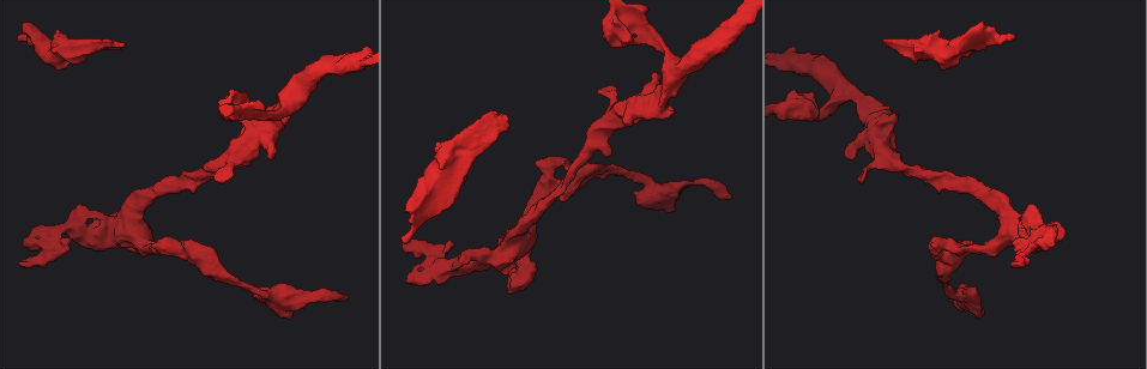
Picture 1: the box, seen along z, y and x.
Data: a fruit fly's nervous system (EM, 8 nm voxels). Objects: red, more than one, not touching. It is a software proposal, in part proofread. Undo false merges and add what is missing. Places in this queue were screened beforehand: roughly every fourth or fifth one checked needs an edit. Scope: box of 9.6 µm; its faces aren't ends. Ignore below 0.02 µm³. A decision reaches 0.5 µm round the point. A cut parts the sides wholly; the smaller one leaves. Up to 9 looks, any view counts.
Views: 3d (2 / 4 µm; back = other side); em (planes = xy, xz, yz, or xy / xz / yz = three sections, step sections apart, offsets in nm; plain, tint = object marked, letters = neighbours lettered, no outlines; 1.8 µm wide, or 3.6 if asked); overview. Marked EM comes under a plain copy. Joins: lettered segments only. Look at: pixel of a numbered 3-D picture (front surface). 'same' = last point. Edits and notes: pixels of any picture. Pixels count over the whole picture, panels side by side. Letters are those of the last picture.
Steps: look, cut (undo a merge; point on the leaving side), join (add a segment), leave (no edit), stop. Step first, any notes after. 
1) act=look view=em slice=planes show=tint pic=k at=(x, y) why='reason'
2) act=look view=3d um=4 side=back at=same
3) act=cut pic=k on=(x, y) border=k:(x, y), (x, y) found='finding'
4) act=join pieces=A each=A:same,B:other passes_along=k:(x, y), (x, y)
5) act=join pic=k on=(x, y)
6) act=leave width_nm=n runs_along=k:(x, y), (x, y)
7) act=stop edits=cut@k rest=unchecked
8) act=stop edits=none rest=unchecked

act=look view=3d um=2 pic=1 at=(614, 115) why='sharp bend'

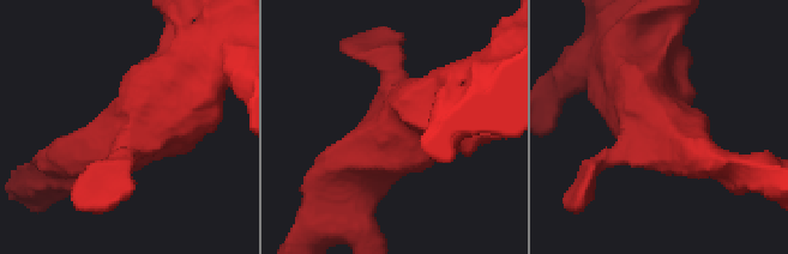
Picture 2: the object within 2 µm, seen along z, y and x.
act=look view=em slice=planes show=letters pic=2 at=(661, 126)

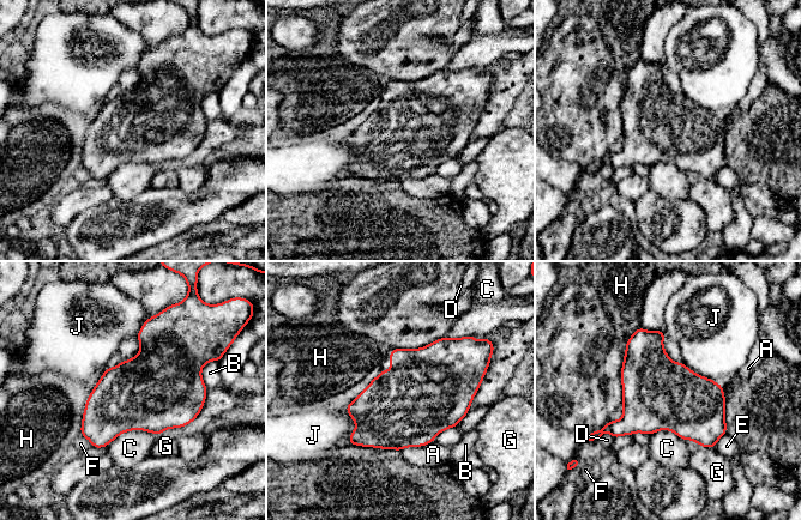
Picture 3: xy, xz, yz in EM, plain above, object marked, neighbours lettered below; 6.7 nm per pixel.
act=leave each=A:other,B:other,C:other,D:other,E:other,F:other,G:other,H:other,J:other border=3:(158, 434), (126, 430), (106, 446) found='all the same neuron'

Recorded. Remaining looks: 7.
act=look view=em slice=planes show=letters pic=1 at=(935, 258) why='free end'

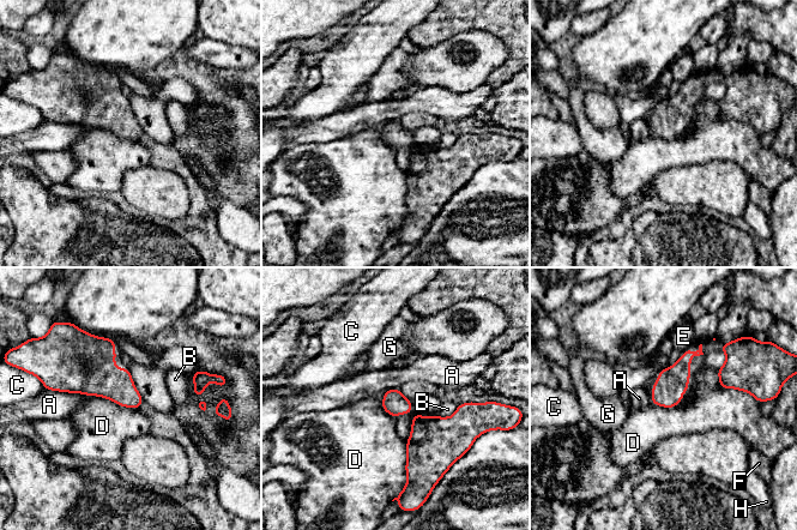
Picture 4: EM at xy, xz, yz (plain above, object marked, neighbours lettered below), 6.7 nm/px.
act=leave longest_contact=D:360nm each=A:other,B:other,C:other,D:other,E:other,F:other,G:other,H:other border=4:(86, 395), (138, 409) found='no lettered segment goes on from it'

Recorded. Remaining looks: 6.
act=look view=3d um=4 side=back pic=1 at=(521, 248) why='sharp bend'

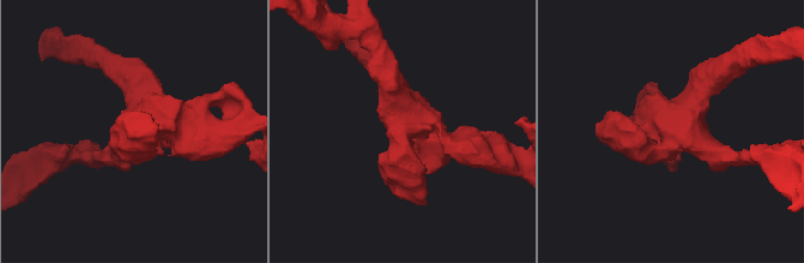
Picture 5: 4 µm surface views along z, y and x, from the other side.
act=look view=em slice=yz step=16 show=tint pic=5 at=(671, 145)

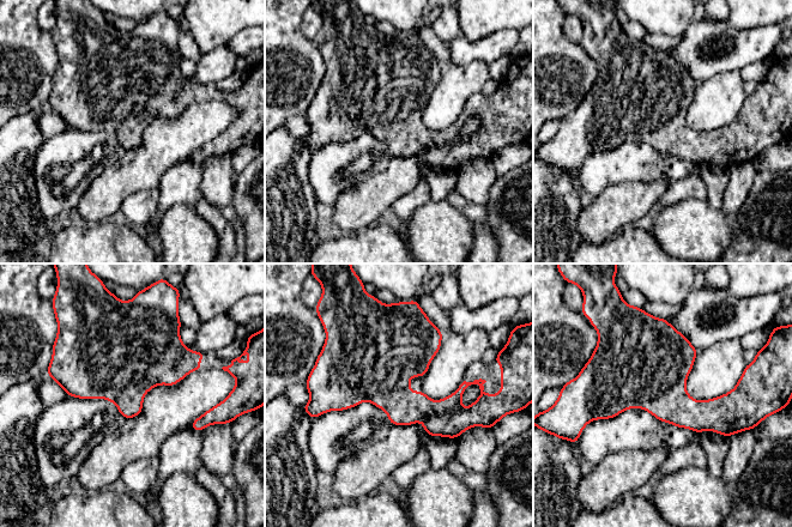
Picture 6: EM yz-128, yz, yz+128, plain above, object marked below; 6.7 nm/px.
act=look view=em slice=yz step=16 show=letters at=same why='what lies round it'

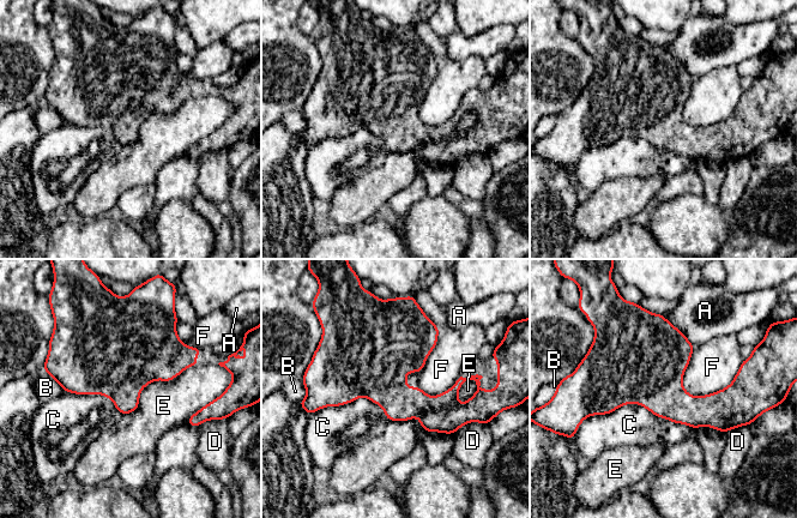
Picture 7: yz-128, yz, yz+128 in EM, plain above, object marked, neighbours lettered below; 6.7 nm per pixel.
act=leave longest_contact=C:480nm each=A:other,B:other,C:other,D:other,E:other,F:other border=7:(657, 416), (622, 404), (586, 417) found='all the same neuron'

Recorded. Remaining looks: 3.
act=look view=em slice=xy step=4 show=letters pic=1 at=(487, 146) why='thick end'

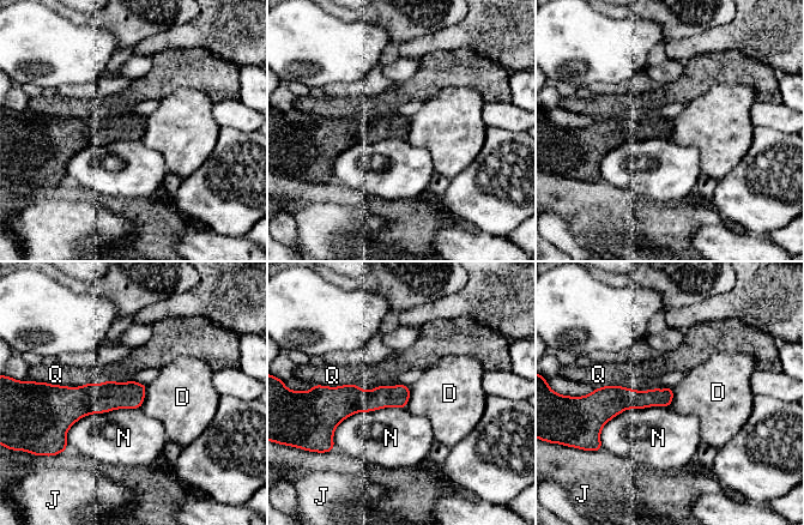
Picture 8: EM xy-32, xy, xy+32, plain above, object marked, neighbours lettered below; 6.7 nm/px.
act=leave each=D:other,J:other,N:other,Q:other found='no lettered segment goes on from it'

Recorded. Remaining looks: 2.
act=stop edits=none rest=unchecked

